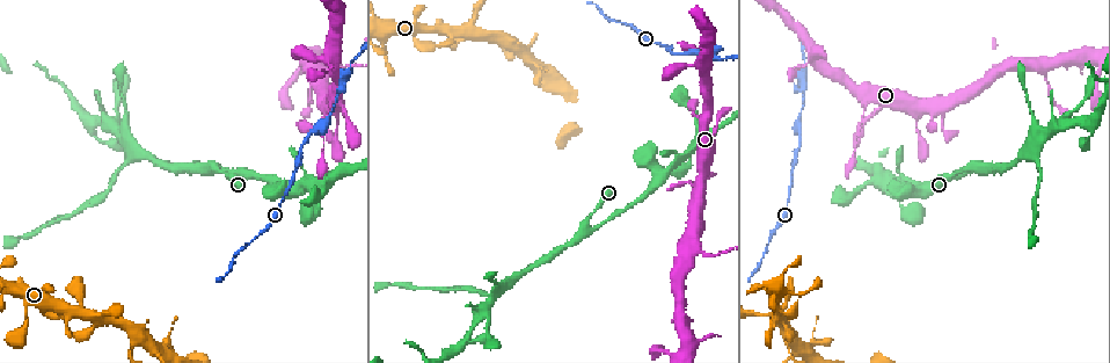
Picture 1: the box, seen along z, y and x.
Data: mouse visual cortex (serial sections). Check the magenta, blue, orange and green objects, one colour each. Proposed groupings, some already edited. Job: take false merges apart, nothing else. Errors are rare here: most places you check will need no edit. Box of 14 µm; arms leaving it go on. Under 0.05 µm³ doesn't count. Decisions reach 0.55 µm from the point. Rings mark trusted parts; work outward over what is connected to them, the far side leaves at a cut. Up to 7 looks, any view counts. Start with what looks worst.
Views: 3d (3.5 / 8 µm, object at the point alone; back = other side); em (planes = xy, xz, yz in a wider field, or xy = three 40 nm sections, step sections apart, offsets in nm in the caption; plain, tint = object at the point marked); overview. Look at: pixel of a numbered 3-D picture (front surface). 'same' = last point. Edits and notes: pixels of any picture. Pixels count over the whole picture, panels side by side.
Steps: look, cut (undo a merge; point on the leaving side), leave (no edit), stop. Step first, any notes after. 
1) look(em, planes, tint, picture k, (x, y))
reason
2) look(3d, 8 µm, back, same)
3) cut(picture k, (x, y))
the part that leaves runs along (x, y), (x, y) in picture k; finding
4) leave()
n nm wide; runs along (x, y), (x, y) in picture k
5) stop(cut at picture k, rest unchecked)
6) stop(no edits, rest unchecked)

look(3d, 8 µm, picture 1, (975, 167))
calibre changes

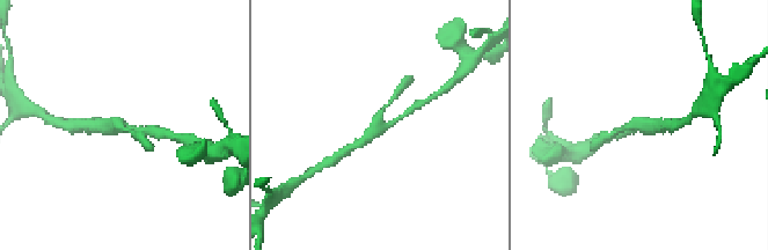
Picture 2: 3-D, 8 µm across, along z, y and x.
look(3d, 3.5 µm, picture 2, (378, 127))

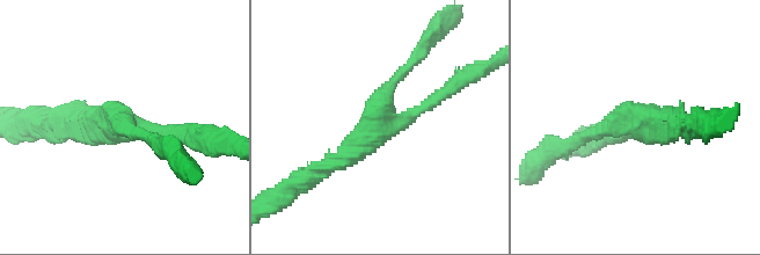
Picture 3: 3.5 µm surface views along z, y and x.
look(em, xy, step 3, tint, picture 3, (377, 125))
3 arms; arms of 150, 200, 250 nm

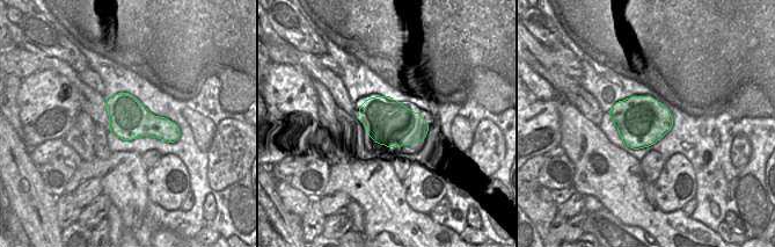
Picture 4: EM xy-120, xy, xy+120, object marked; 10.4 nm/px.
leave()
runs along (411, 65), (379, 100), (375, 132), (319, 172) in picture 3; all the same cell

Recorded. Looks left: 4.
look(3d, 3.5 µm, picture 1, (1037, 169))

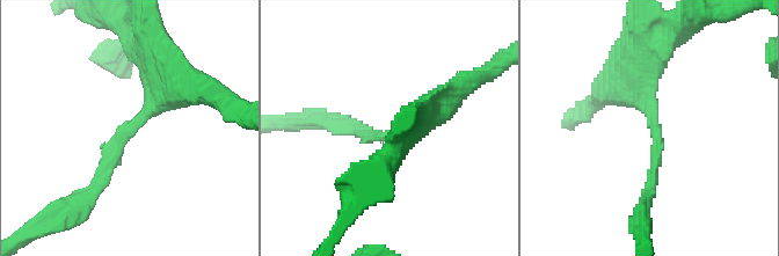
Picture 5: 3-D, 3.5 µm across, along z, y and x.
look(em, xy, step 1, tint, picture 5, (136, 128))
arms of 150, 350 nm

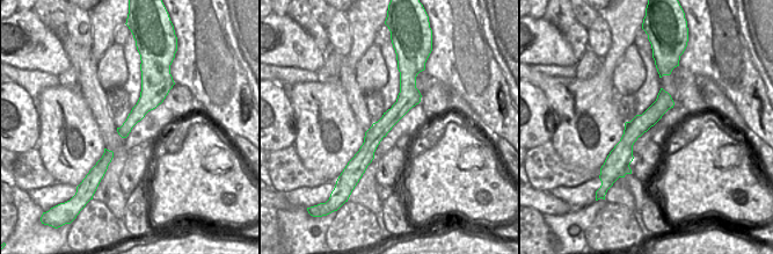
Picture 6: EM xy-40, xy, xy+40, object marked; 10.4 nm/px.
look(em, planes, tint, same)
cut it another way

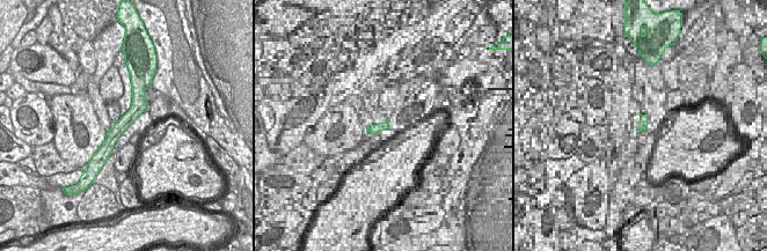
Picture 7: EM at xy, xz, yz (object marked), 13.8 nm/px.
leave()
runs along (188, 83), (119, 137), (95, 187) in picture 5; continuous, no second cell

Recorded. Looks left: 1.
look(3d, 3.5 µm, picture 1, (80, 314))

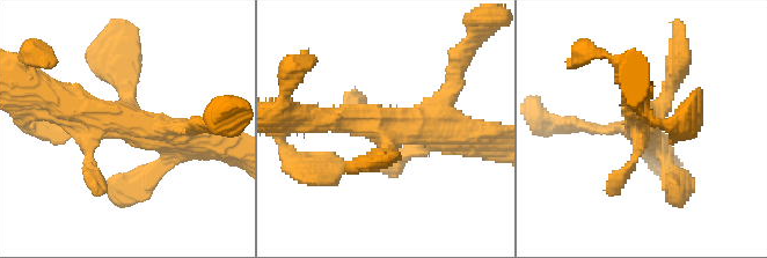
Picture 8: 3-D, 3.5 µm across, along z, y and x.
leave()
all the same cell

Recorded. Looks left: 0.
stop(no edits, rest unchecked)

